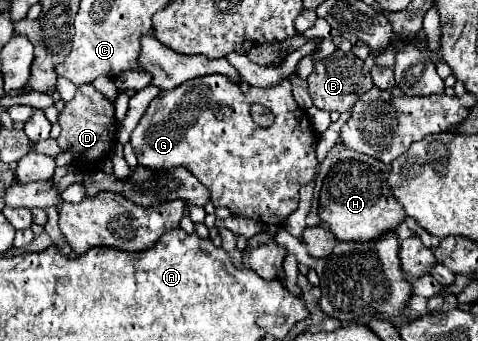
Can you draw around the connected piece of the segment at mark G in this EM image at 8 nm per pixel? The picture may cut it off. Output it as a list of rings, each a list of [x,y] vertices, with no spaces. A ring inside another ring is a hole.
[[[208,74],[184,82],[174,90],[160,90],[130,138],[140,166],[152,170],[186,166],[210,190],[214,206],[226,206],[234,216],[278,226],[284,224],[284,220],[296,210],[300,186],[306,186],[314,180],[318,168],[316,142],[316,132],[312,130],[312,122],[306,110],[302,110],[294,102],[290,80],[282,80],[274,88],[242,92],[240,84],[230,84],[230,78],[222,74]],[[252,102],[258,102],[272,110],[274,124],[270,128],[260,128],[254,124],[254,120],[250,118]]]

